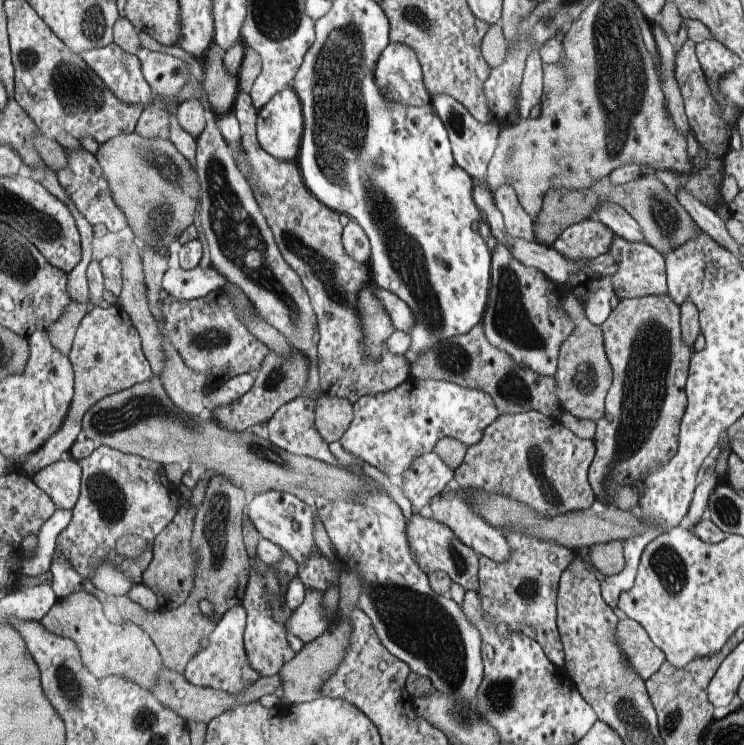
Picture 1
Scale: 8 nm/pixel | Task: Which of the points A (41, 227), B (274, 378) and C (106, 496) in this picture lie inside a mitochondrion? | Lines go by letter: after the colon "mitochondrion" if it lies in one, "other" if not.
A: mitochondrion
B: mitochondrion
C: mitochondrion

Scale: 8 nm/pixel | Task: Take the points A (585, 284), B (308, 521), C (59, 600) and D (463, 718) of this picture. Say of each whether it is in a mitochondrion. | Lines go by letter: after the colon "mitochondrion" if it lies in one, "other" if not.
A: other
B: other
C: other
D: mitochondrion

